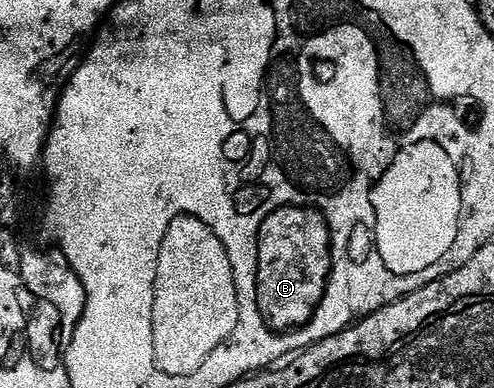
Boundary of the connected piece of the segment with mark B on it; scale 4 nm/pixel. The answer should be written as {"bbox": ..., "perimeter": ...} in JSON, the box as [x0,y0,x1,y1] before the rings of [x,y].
{"bbox":[254,207,332,333],"perimeter":[[[280,207],[274,213],[270,213],[270,217],[266,217],[266,221],[260,224],[258,234],[254,239],[254,282],[256,284],[256,304],[260,310],[260,315],[264,319],[266,326],[271,331],[287,333],[295,331],[298,327],[304,327],[314,317],[314,313],[318,309],[318,305],[322,301],[322,297],[328,288],[328,278],[332,276],[332,230],[328,227],[328,220],[324,218],[321,211],[317,211],[315,207]]]}

